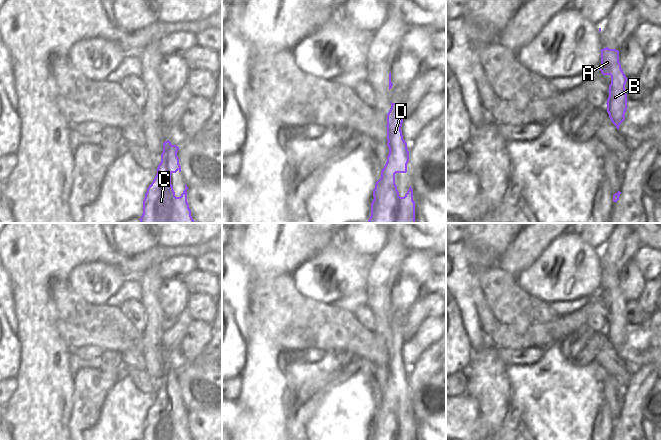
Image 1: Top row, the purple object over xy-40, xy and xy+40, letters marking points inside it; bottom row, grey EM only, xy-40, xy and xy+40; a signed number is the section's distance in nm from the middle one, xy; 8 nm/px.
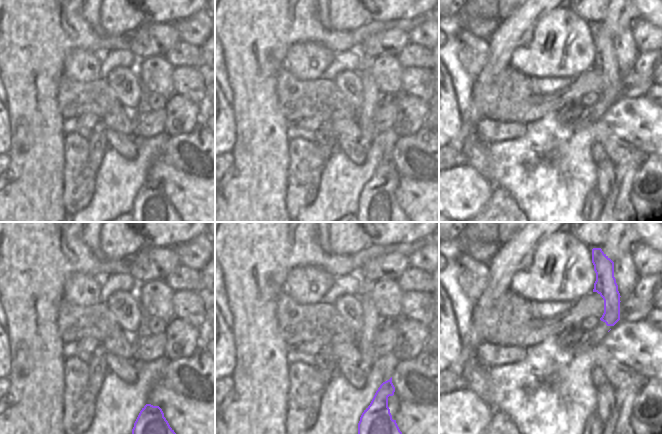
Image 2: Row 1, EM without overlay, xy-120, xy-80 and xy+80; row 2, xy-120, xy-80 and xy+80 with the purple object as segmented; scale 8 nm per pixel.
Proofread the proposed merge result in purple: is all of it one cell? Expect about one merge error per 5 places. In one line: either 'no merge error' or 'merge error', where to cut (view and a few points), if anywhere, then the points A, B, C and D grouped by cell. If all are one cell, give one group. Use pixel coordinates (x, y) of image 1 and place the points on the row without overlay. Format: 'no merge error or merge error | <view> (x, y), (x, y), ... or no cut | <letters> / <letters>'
no merge error | no cut | A B C D

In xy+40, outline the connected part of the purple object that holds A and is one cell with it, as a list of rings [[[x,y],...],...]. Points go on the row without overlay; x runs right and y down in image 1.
[[[608,271],[601,273],[601,289],[599,294],[603,299],[611,300],[609,309],[609,321],[607,323],[607,336],[612,347],[619,354],[620,348],[625,344],[627,334],[627,318],[625,300],[619,286],[619,275]]]

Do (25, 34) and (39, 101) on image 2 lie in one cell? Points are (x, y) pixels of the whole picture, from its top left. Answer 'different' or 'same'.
same

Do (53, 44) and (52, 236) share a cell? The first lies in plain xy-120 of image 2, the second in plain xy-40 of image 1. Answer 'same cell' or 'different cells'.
same cell

